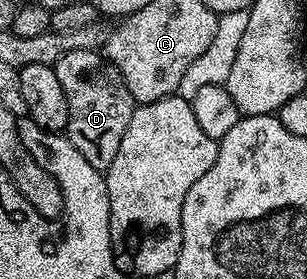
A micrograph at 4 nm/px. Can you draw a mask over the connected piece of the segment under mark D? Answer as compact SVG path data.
M74 49L61 55L61 59L57 59L53 67L57 71L57 80L61 82L69 103L65 136L73 143L73 147L77 147L77 151L81 151L81 155L85 155L88 165L92 165L96 171L106 171L109 163L113 163L117 155L117 147L121 147L121 138L125 135L125 127L129 127L129 119L137 103L125 87L119 70L102 52L94 49Z

